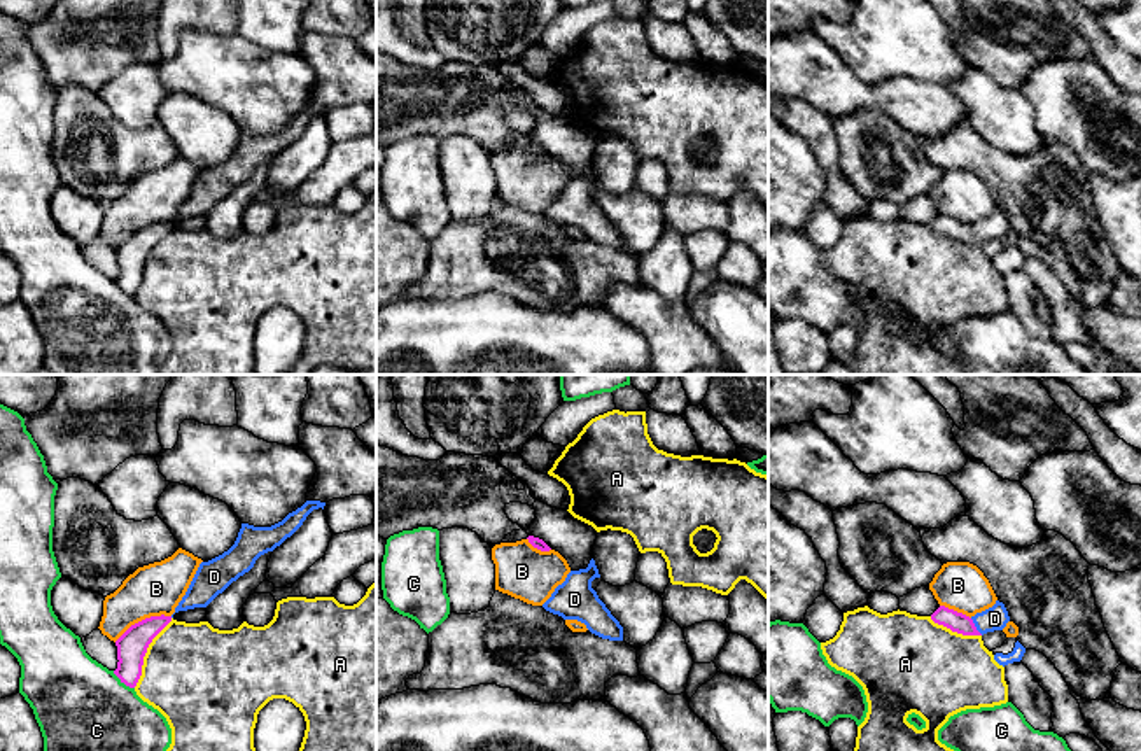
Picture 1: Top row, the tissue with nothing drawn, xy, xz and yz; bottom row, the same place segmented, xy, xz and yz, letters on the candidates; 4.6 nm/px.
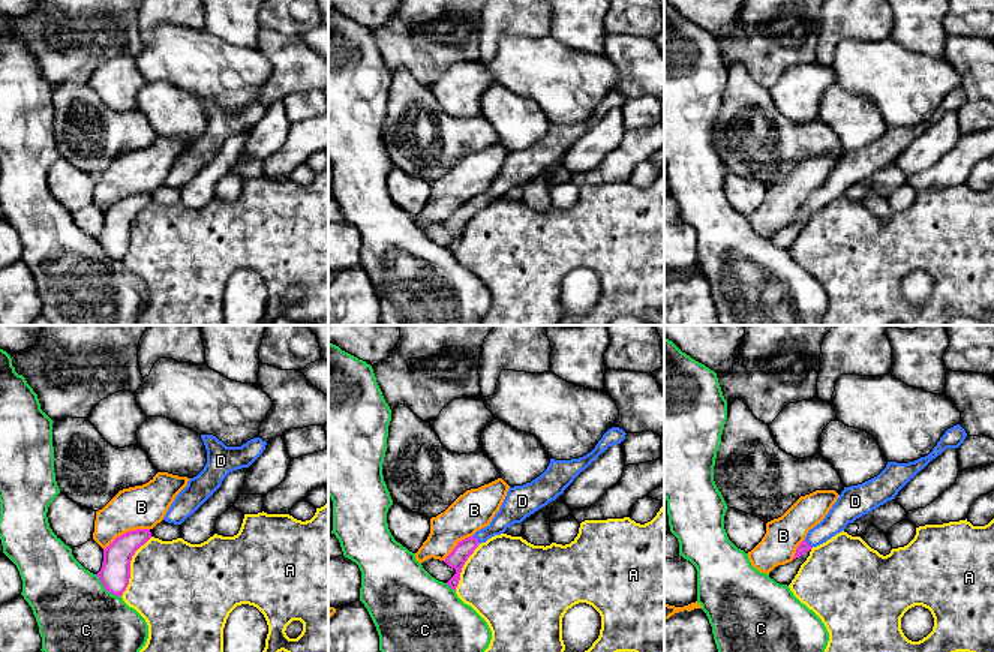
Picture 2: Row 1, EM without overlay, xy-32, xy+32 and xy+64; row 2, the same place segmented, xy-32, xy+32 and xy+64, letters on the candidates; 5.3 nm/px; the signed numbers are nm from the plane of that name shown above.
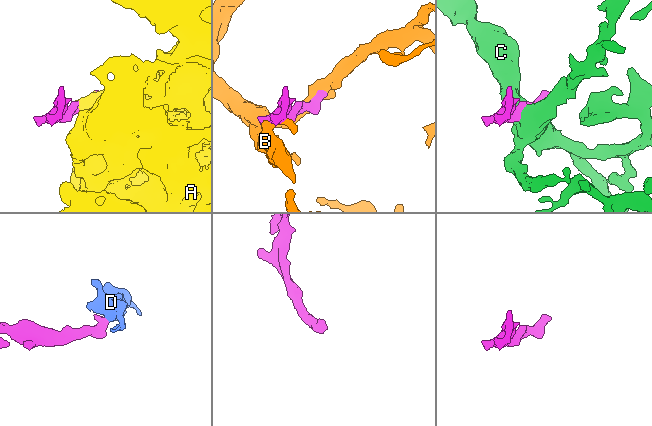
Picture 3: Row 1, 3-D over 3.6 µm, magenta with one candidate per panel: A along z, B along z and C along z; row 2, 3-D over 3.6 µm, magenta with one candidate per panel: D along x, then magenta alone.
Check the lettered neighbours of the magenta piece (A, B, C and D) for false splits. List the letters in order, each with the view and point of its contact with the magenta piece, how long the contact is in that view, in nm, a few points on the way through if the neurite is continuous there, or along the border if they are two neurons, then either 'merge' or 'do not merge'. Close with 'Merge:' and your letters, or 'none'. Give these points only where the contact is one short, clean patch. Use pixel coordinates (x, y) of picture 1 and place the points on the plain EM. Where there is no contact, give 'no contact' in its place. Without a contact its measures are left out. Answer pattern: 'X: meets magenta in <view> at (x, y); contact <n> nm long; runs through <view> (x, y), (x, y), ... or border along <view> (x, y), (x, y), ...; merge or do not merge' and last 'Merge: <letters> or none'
A: meets magenta in xy at (146, 259); contact 360 nm long; do not merge
B: meets magenta in xy at (142, 228); contact 300 nm long; do not merge
C: meets magenta in xy at (123, 289); contact 130 nm long; do not merge
D: meets magenta in yz at (975, 235); contact 100 nm long; runs through yz (958, 230), (975, 235), (994, 226); merge
Merge: D

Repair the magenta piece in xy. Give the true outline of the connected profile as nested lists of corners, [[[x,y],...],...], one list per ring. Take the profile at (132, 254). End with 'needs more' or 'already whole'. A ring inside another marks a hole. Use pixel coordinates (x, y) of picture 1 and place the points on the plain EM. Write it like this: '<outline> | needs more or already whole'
[[[150,224],[131,233],[117,249],[117,277],[114,282],[130,296],[135,296],[140,284],[144,264],[152,247],[172,229],[172,224]]] | already whole

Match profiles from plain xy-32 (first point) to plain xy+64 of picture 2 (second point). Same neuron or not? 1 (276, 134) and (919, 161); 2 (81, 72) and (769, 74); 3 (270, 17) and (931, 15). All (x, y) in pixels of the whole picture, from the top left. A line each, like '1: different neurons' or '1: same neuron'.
1: same neuron
2: same neuron
3: different neurons

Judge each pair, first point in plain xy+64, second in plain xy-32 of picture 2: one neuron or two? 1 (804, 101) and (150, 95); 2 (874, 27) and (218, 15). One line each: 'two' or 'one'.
1: two
2: two

